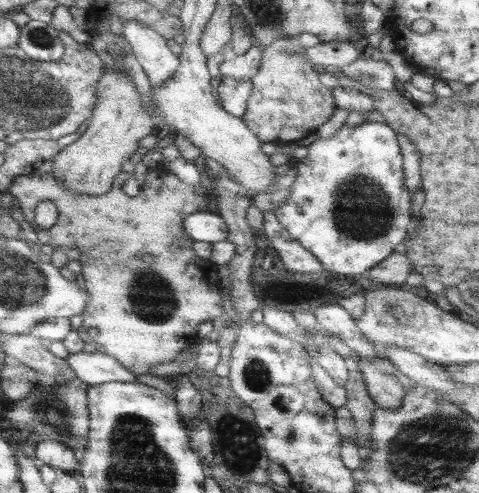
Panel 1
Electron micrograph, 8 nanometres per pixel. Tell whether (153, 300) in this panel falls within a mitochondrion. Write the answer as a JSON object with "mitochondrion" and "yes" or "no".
{"mitochondrion":"yes"}

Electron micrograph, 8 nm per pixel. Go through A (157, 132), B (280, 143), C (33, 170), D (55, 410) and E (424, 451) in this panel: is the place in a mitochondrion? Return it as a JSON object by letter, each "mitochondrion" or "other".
{"A":"other","B":"other","C":"other","D":"mitochondrion","E":"mitochondrion"}

